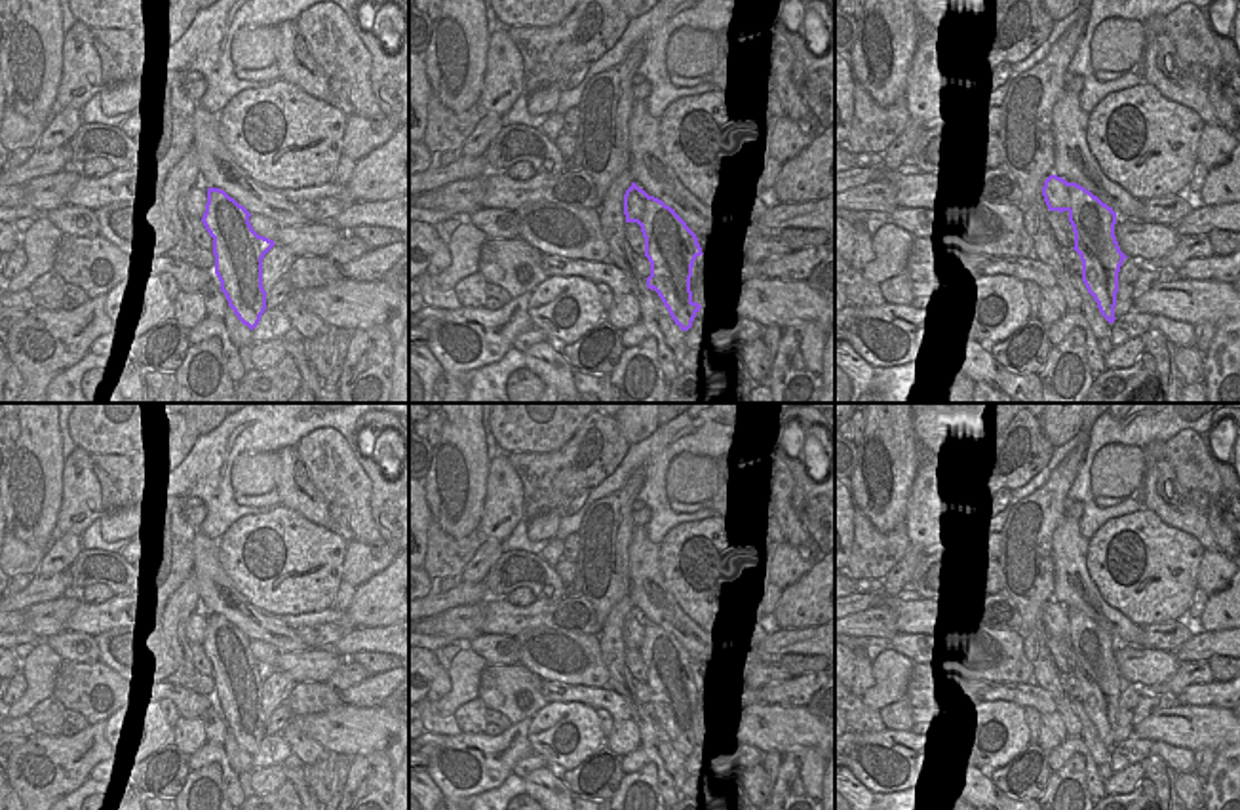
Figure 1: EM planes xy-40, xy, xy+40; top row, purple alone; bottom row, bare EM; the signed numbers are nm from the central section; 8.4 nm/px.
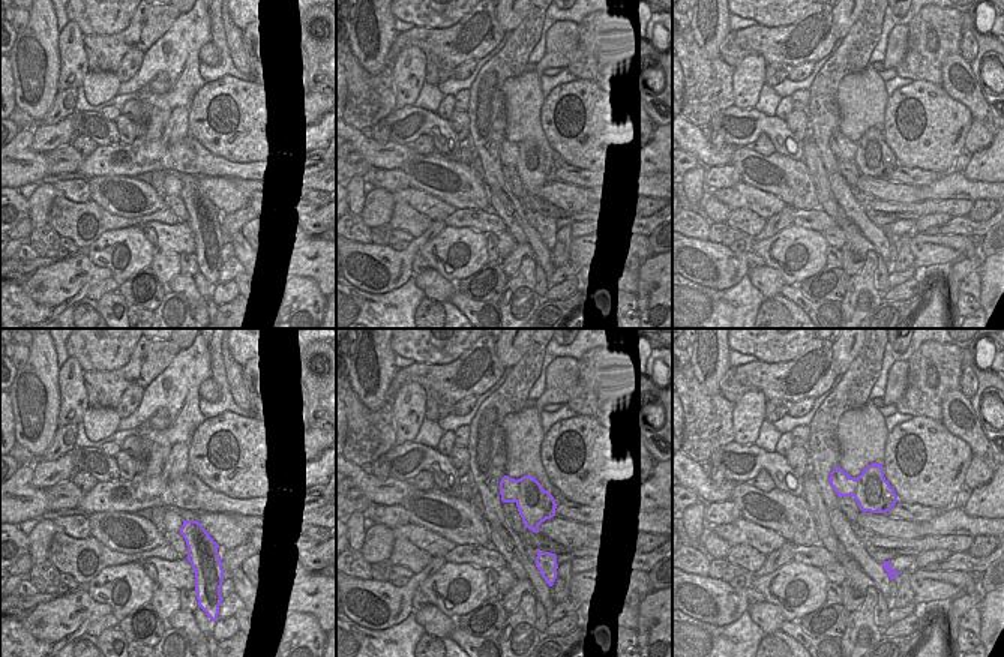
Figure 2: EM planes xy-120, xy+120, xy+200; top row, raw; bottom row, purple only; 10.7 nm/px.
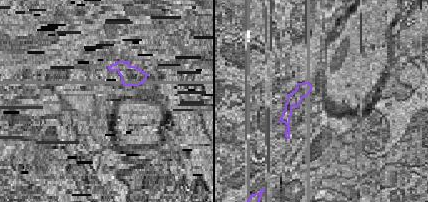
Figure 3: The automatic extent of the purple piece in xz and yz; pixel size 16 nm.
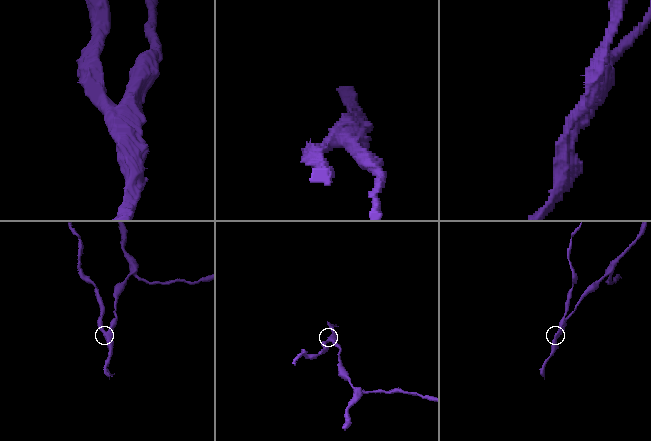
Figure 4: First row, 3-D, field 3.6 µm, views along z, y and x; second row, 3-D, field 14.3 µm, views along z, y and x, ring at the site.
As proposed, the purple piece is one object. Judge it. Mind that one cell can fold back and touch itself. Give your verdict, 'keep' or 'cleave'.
cleave

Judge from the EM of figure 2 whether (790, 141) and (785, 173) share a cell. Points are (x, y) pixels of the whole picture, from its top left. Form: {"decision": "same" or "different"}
{"decision": "different"}

